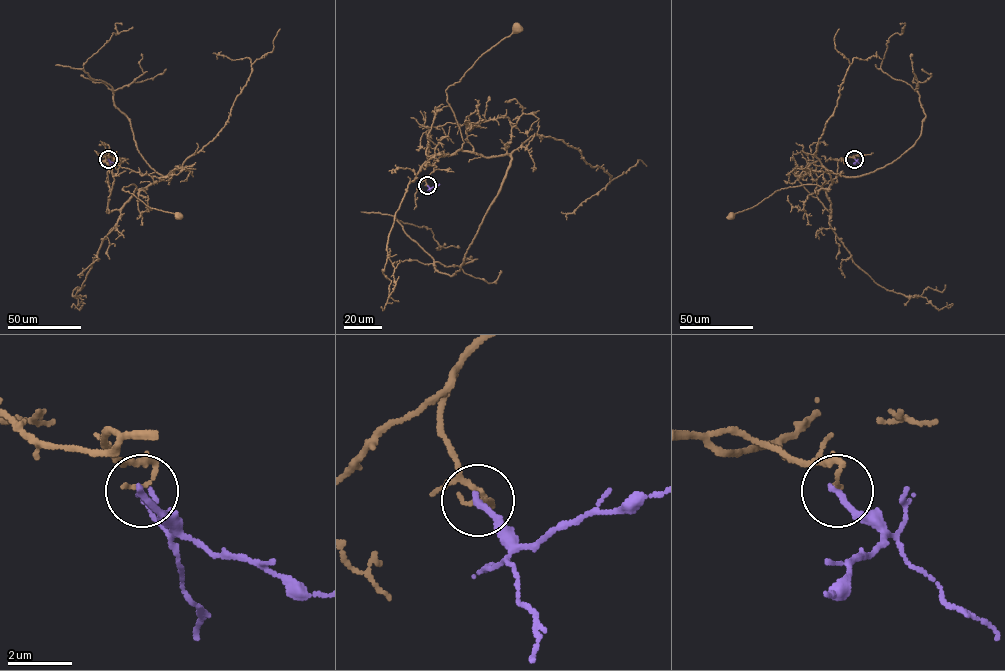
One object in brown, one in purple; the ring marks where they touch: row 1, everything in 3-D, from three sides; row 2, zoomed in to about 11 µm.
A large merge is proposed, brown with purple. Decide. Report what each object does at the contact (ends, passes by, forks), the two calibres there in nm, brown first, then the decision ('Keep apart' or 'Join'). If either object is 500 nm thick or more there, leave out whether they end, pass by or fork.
At the ring brown ends. At the ring purple ends. Thickness 140 nm (brown) against 190 nm. Keep apart

